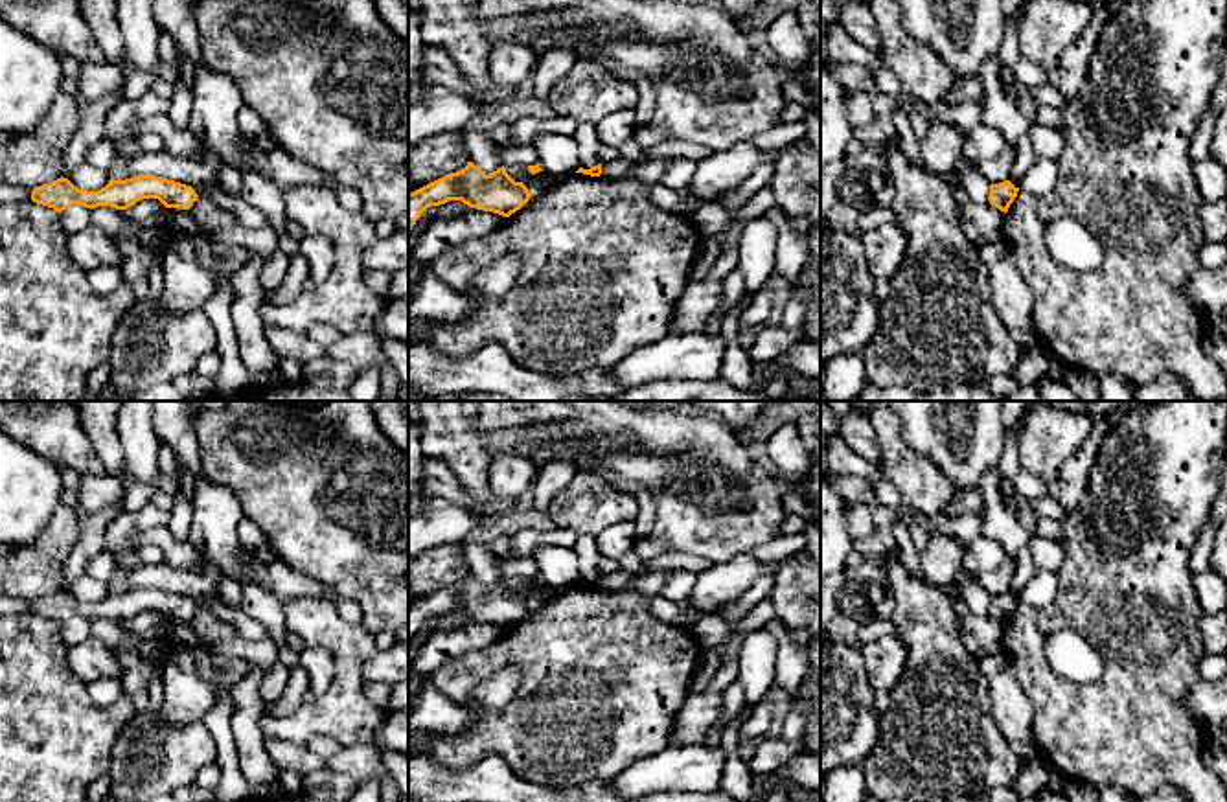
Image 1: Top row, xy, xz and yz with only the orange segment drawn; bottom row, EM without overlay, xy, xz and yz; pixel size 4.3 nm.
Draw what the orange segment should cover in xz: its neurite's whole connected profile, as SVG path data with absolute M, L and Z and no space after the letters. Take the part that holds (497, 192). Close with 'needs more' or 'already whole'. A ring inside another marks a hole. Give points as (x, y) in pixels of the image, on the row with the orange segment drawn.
M467 162L462 171L445 175L408 193L408 232L427 208L449 200L462 200L469 208L510 217L521 210L530 197L528 188L522 182L515 182L504 166L486 175L478 166Z; already whole

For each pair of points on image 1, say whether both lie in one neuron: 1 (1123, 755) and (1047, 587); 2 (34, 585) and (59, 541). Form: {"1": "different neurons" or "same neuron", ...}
{"1": "different neurons", "2": "same neuron"}

